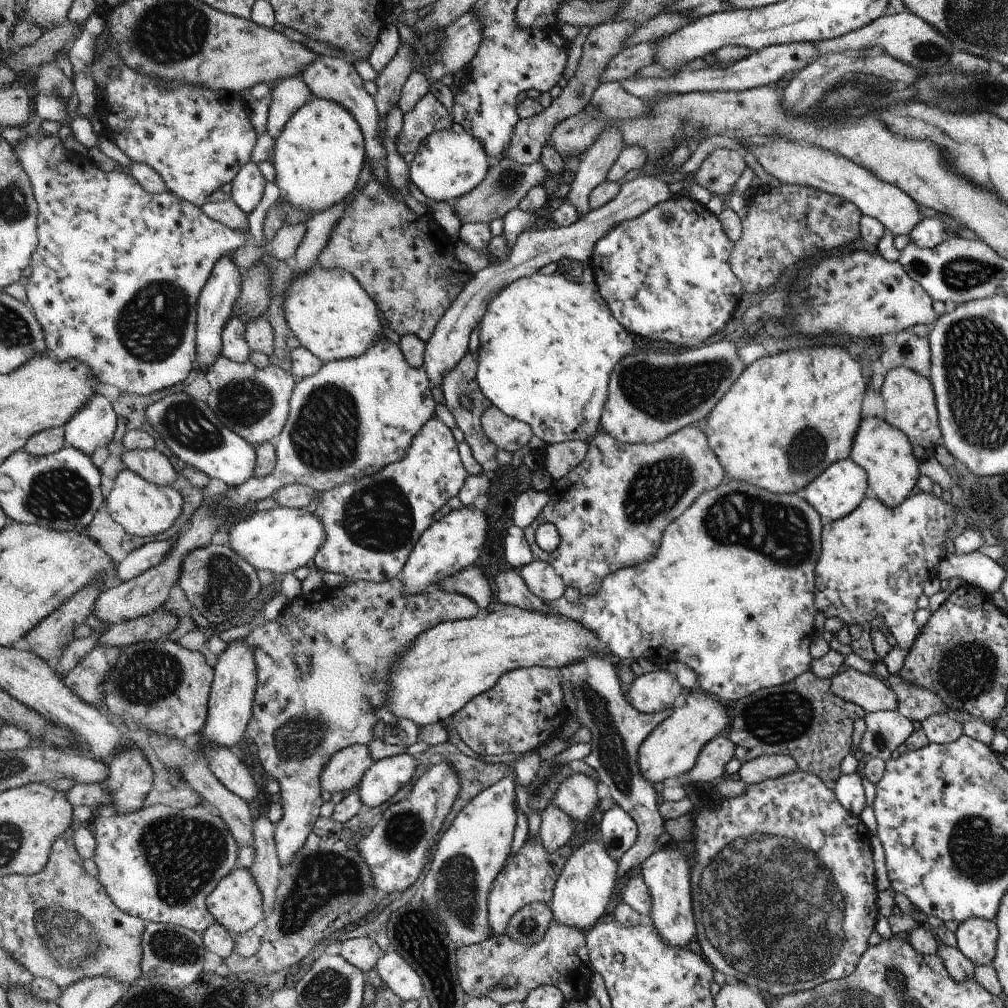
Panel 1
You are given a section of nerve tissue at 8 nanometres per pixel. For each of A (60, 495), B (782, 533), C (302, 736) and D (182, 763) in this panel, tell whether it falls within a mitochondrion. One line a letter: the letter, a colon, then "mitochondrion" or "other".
A: mitochondrion
B: mitochondrion
C: mitochondrion
D: other

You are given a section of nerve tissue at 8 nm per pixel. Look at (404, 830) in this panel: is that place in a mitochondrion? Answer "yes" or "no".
yes

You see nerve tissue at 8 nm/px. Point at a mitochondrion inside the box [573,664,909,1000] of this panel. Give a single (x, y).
(781, 873)

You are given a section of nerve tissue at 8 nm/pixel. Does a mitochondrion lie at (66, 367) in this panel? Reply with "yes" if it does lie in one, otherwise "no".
no

